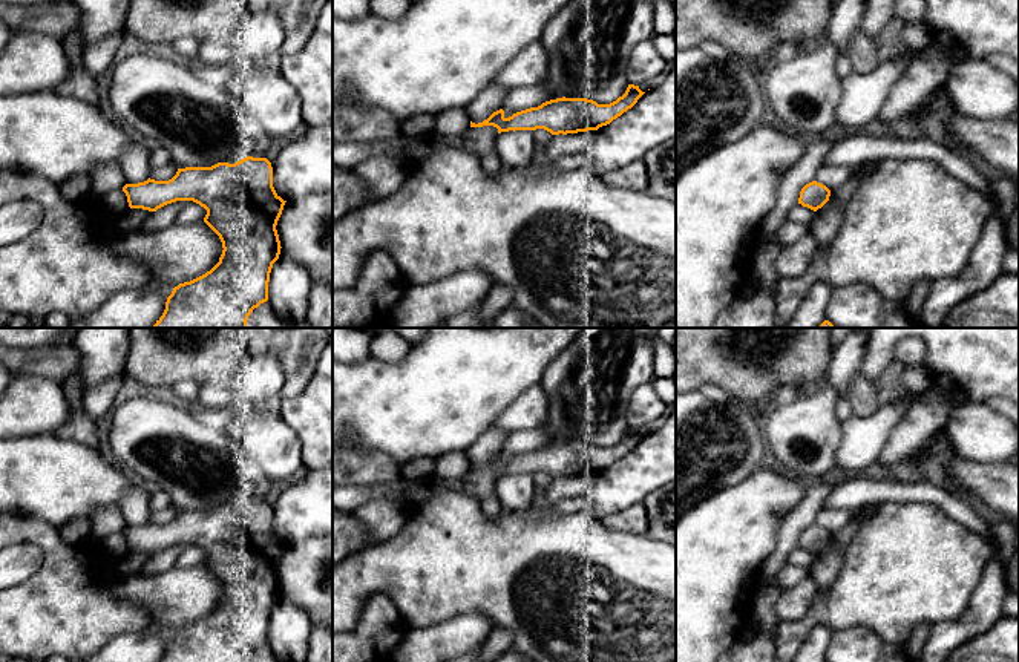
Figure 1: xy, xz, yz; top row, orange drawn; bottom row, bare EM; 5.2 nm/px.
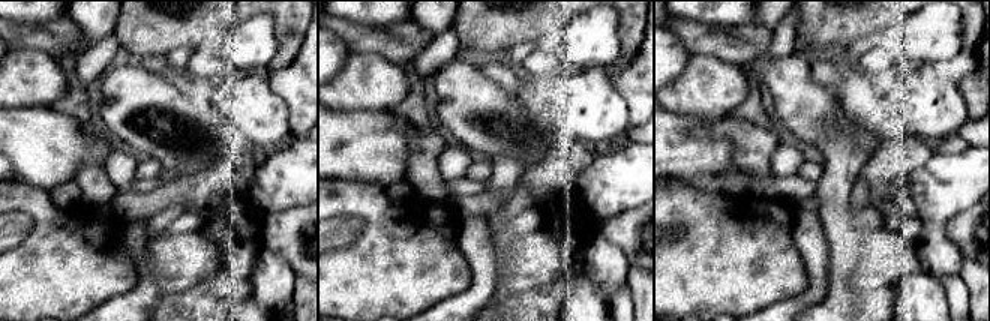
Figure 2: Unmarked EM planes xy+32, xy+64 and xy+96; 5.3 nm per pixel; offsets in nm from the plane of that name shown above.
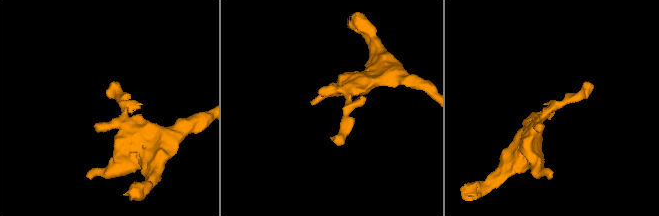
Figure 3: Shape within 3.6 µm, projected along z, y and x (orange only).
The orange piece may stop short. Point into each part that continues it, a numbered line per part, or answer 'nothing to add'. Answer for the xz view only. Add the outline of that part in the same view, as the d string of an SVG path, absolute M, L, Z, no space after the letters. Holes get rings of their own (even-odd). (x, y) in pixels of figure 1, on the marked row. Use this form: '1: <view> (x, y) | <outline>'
nothing to add

